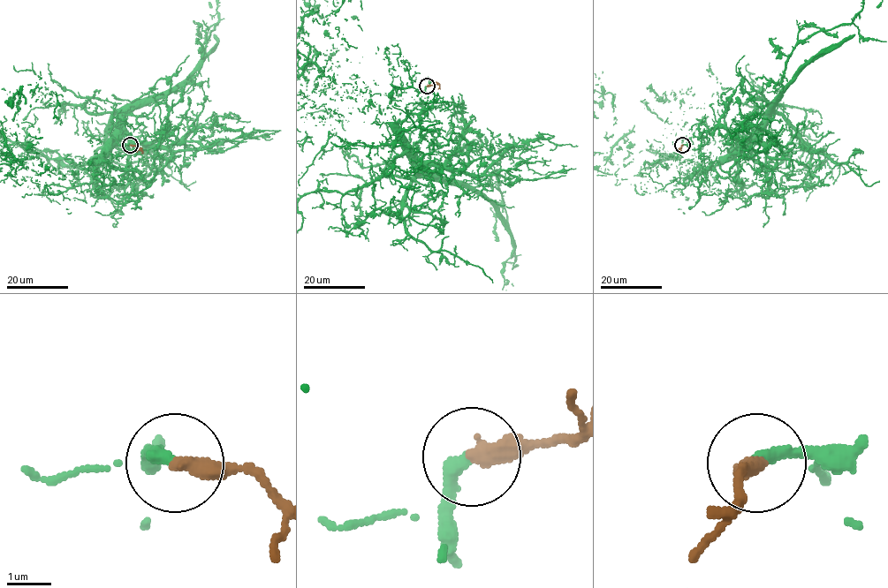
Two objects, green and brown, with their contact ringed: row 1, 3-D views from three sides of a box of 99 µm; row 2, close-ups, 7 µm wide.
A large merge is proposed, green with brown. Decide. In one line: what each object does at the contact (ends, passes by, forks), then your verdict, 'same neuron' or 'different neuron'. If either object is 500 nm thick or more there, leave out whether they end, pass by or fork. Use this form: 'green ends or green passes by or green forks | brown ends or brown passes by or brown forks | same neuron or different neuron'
green ends | brown ends | same neuron

